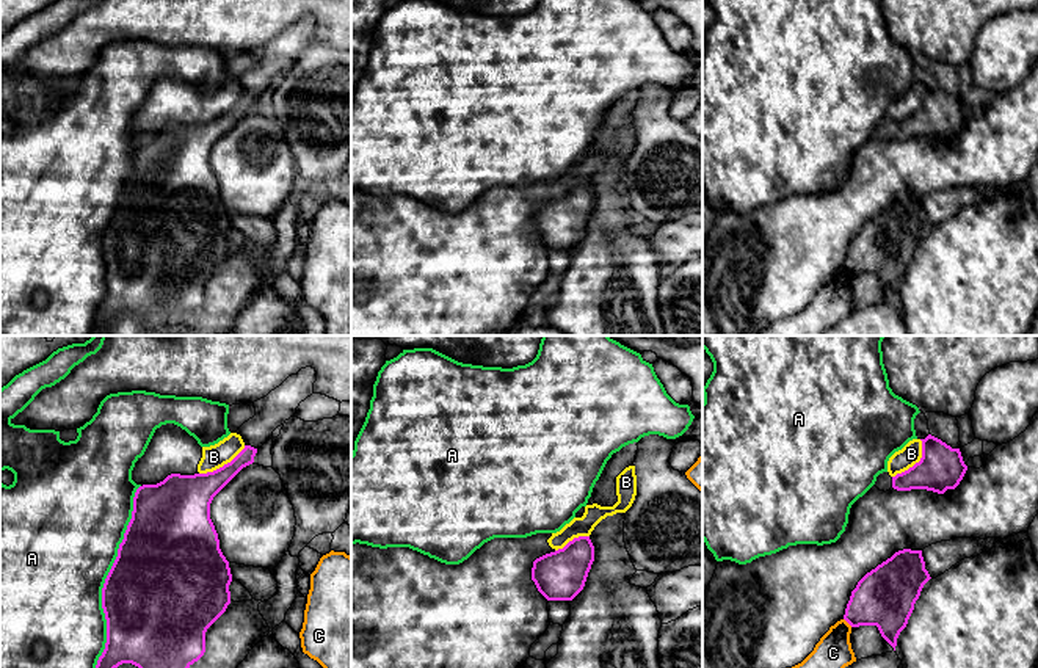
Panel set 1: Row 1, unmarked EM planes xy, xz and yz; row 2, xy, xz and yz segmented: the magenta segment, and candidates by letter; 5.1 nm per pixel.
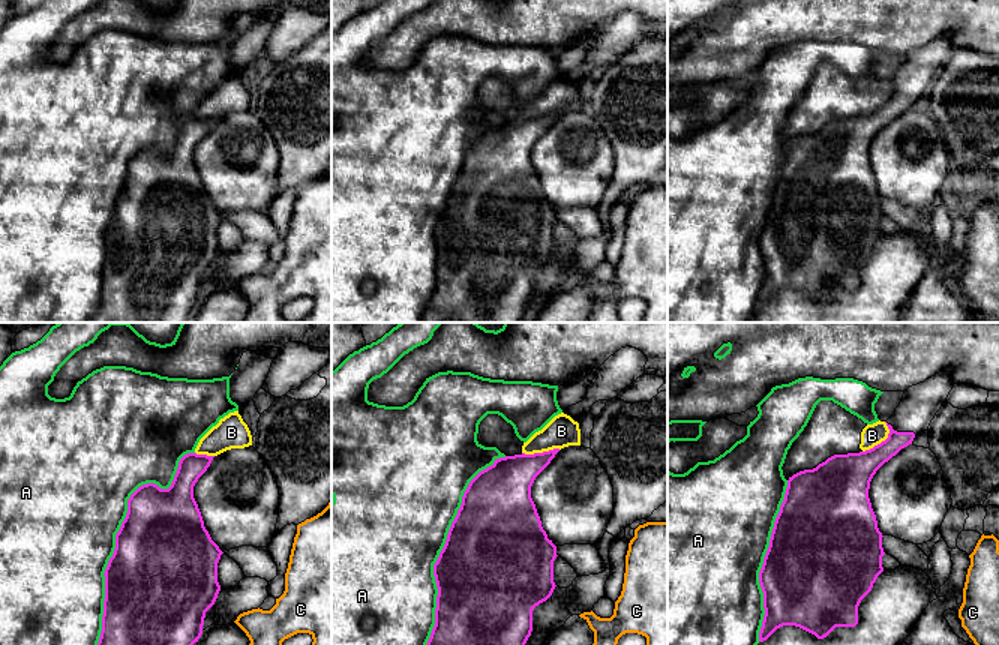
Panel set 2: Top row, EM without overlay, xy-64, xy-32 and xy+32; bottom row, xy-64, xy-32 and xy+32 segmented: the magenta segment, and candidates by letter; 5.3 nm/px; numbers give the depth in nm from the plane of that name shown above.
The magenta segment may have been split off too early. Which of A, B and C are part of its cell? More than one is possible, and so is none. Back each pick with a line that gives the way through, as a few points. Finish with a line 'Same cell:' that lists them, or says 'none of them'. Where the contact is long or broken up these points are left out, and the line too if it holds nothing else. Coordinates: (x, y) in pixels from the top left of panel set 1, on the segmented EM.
Same cell: none of them

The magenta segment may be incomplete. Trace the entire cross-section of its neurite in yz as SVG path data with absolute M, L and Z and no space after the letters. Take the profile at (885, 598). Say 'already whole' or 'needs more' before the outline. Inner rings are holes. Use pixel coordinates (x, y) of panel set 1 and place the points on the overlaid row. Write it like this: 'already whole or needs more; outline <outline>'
already whole; outline M898 550L858 582L844 619L851 627L876 626L895 651L897 638L930 579L922 550Z

